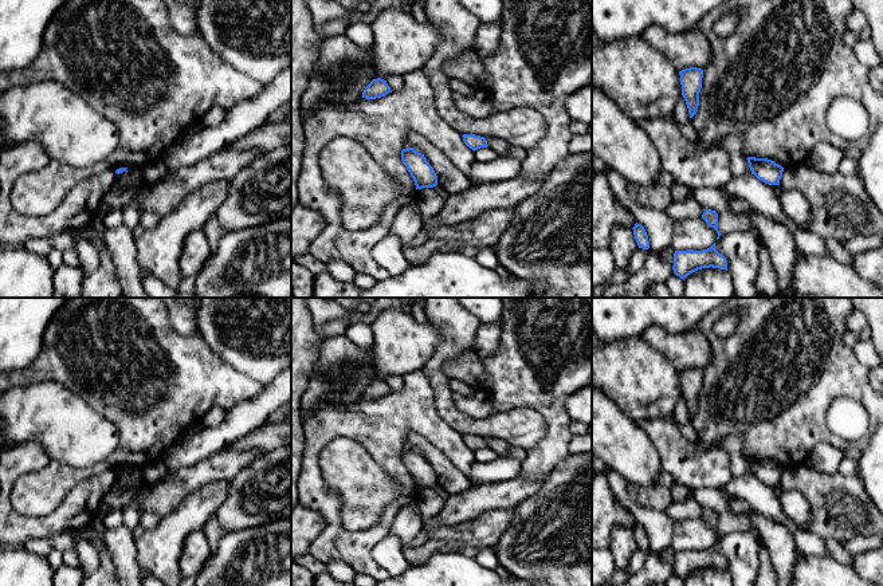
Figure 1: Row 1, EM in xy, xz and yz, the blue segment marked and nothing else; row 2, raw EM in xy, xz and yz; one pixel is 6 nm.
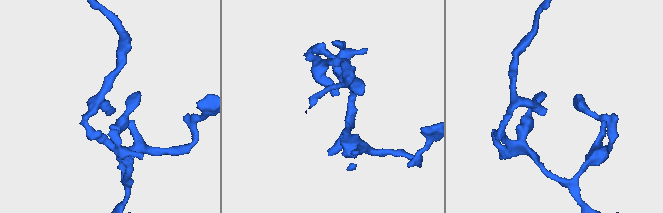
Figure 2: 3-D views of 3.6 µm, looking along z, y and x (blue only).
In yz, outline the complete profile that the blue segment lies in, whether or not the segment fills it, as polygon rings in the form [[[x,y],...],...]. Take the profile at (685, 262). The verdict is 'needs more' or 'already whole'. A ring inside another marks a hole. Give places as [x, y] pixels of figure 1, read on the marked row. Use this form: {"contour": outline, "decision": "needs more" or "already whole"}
{"contour": [[[715,243],[707,249],[675,251],[674,253],[674,274],[683,280],[690,274],[710,267],[727,271],[727,260],[715,249]]], "decision": "already whole"}

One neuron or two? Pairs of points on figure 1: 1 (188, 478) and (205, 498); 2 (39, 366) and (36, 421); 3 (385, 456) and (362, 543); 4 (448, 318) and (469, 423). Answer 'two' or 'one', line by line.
1: two
2: two
3: one
4: one

